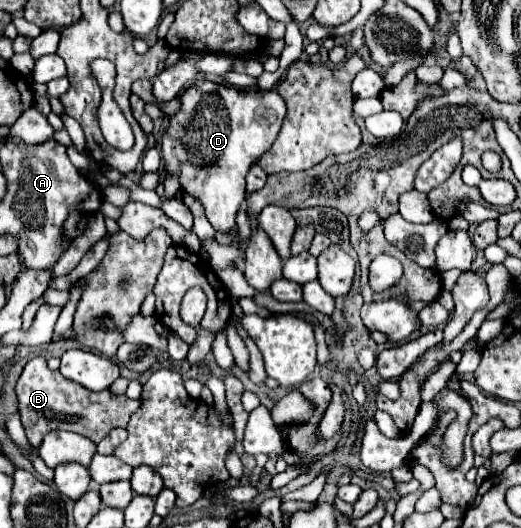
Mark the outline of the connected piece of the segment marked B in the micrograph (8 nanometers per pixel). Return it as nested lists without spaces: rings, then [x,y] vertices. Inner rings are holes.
[[[34,357],[26,363],[18,383],[18,411],[25,429],[28,443],[36,449],[36,445],[42,441],[42,437],[50,431],[64,429],[80,433],[94,443],[100,443],[102,437],[114,429],[114,427],[126,427],[130,421],[130,415],[140,407],[140,399],[126,399],[124,395],[114,397],[108,391],[88,391],[82,385],[76,385],[74,381],[68,381],[60,375],[60,371],[50,371],[46,365],[46,357]]]

